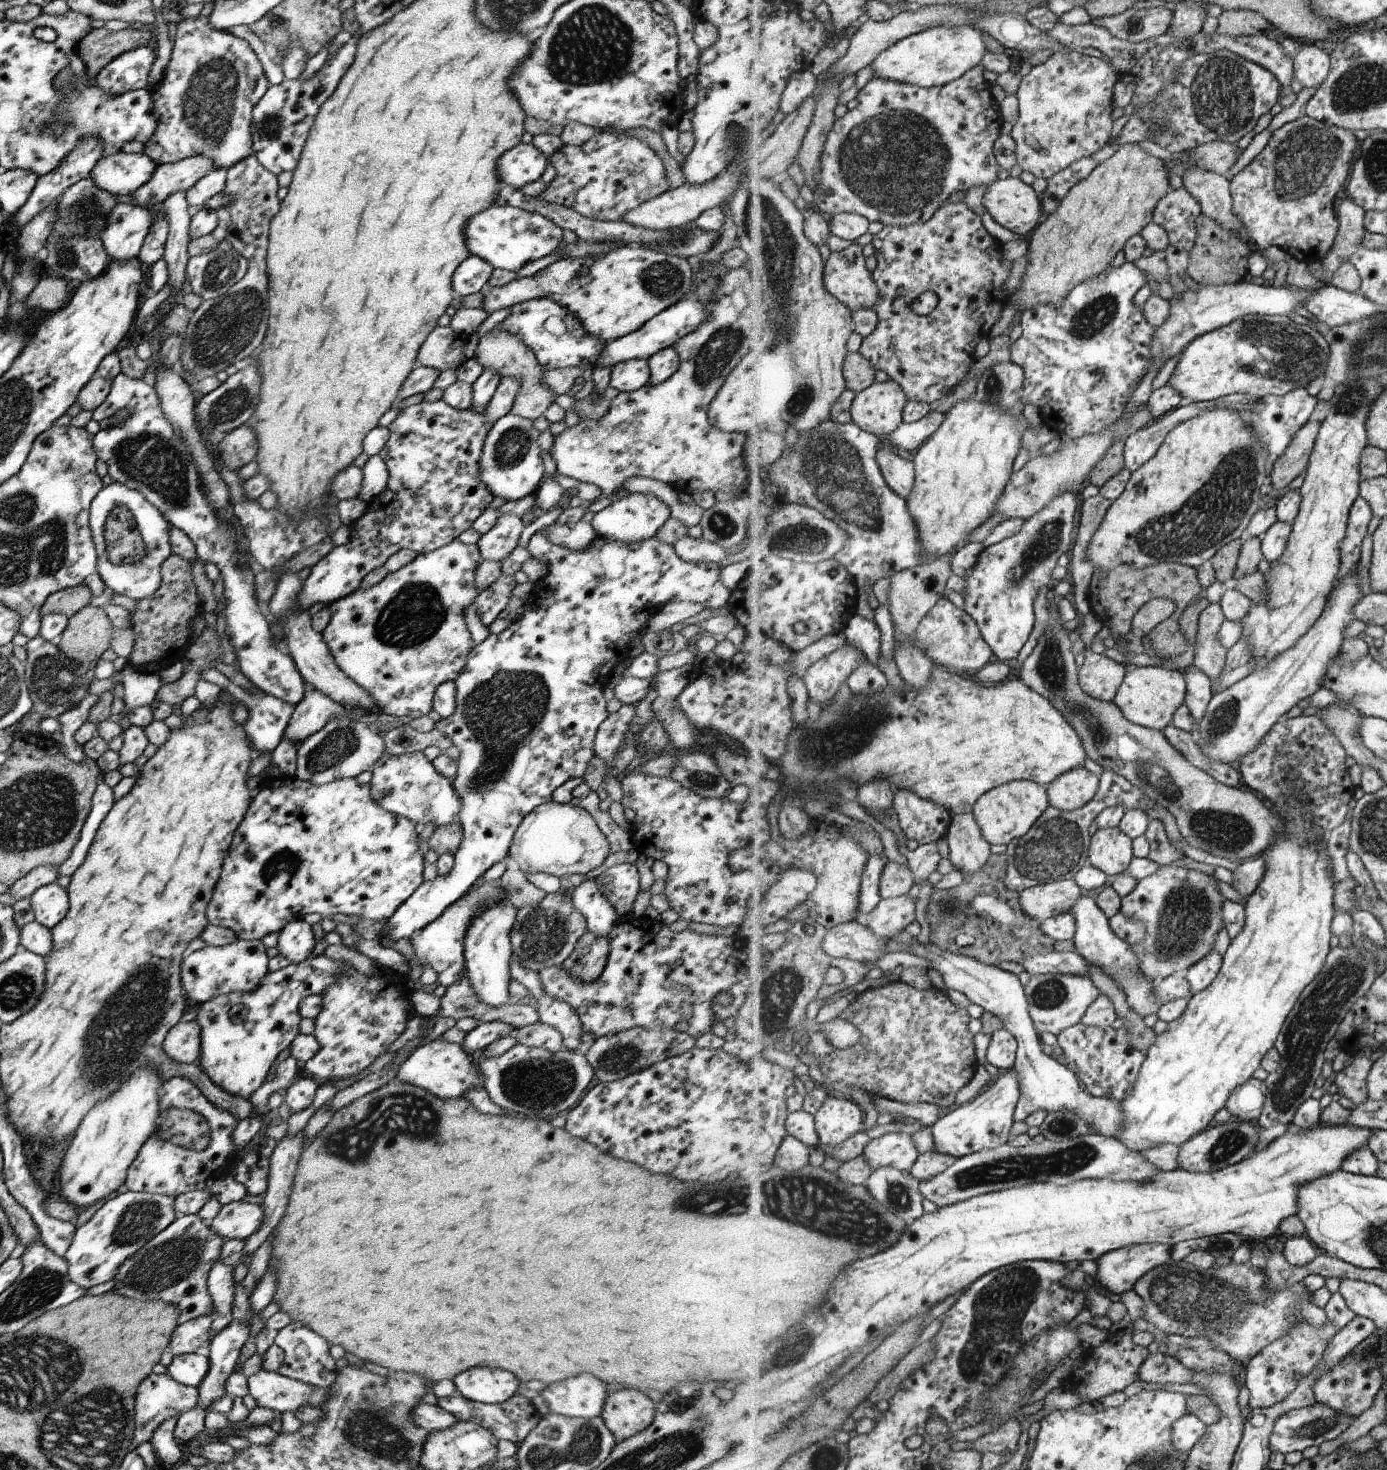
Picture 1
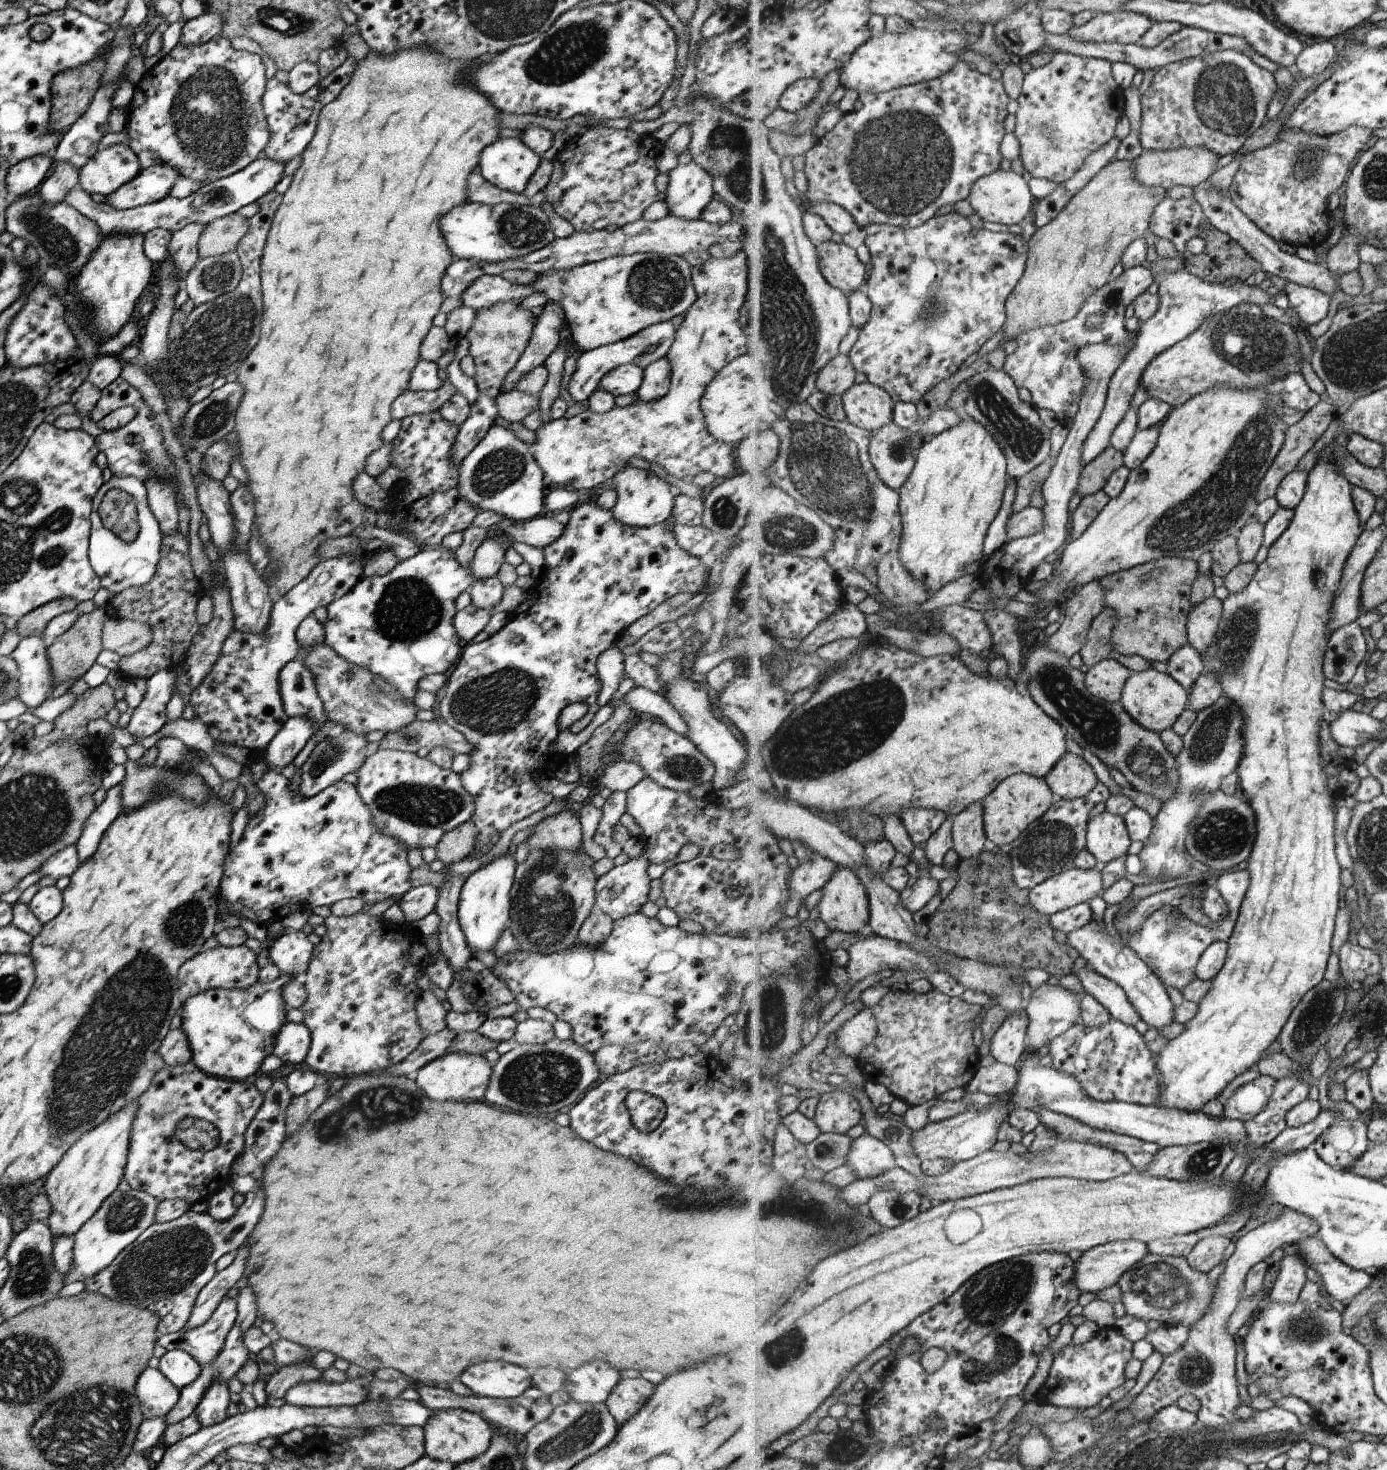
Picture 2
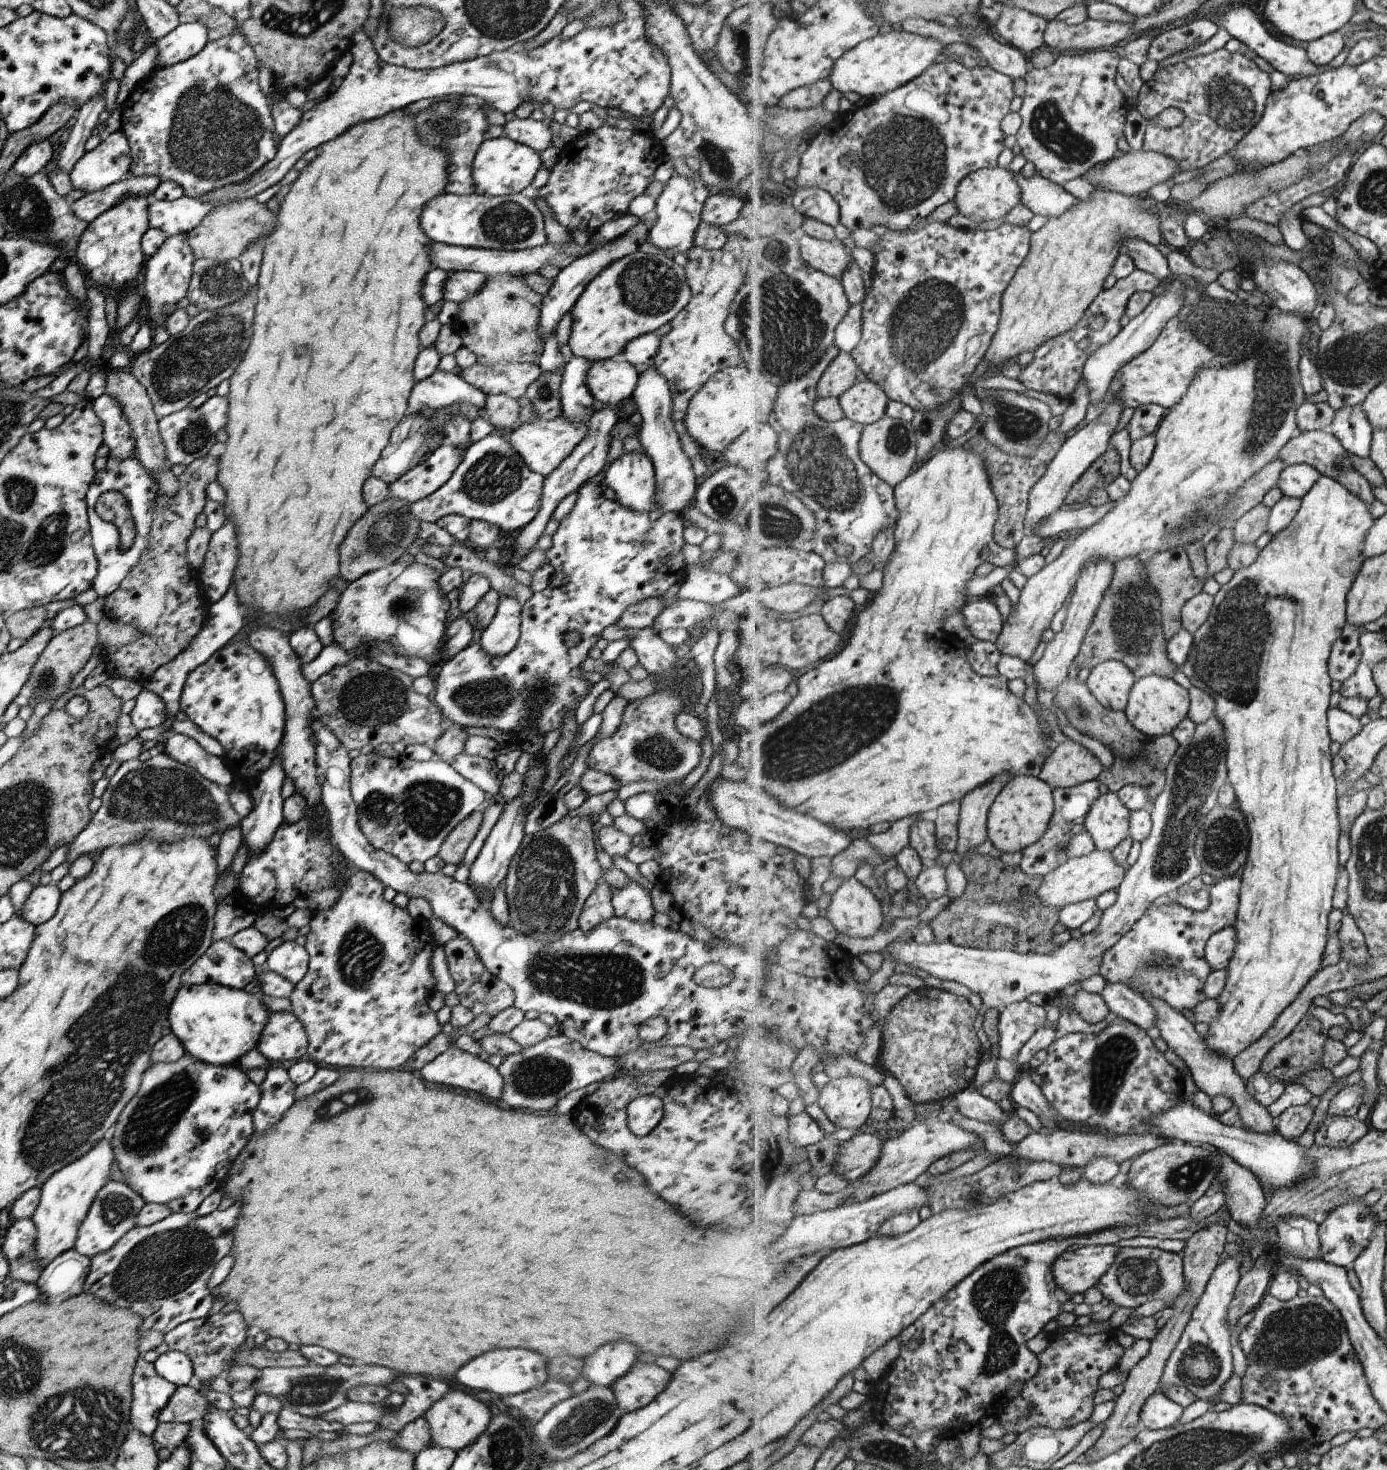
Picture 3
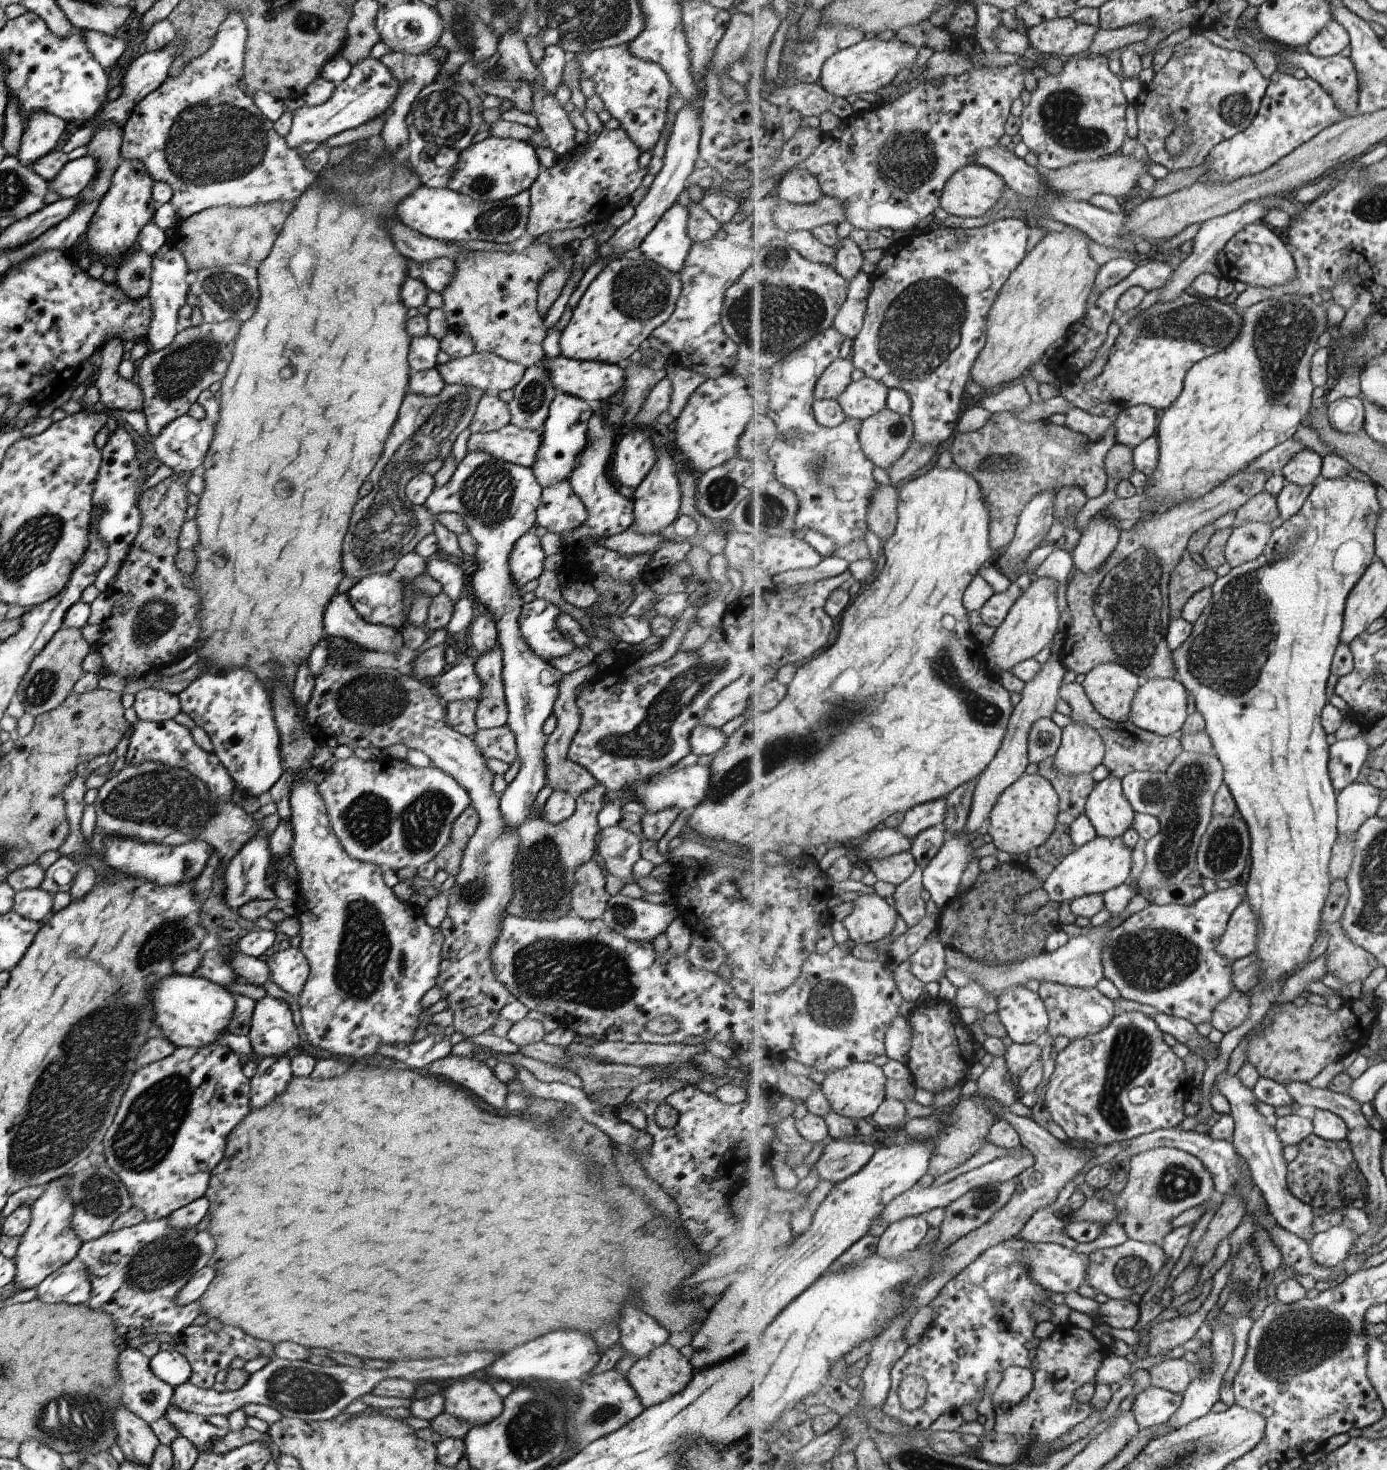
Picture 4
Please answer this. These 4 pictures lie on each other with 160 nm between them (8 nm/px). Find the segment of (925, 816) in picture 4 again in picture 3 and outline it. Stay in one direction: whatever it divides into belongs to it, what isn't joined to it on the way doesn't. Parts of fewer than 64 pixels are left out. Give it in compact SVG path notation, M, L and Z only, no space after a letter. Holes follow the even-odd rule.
M916 815L905 817L901 821L892 823L885 832L878 834L866 834L874 849L881 851L885 858L897 856L910 844L910 832L912 826L917 822Z

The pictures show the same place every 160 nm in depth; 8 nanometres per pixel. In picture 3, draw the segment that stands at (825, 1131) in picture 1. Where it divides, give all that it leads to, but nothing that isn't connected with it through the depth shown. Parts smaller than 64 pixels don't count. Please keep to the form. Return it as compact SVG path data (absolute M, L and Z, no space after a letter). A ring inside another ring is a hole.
M861 1077L830 1080L821 1090L817 1102L837 1128L857 1130L873 1112L873 1085Z

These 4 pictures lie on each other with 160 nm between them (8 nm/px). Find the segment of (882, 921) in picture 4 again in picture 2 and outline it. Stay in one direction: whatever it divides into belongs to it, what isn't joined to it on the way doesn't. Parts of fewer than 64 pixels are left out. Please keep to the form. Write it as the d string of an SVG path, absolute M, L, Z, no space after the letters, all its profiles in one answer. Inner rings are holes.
M838 866L838 871L824 886L822 892L823 896L817 906L821 920L831 931L859 934L868 930L871 918L870 895L853 869Z

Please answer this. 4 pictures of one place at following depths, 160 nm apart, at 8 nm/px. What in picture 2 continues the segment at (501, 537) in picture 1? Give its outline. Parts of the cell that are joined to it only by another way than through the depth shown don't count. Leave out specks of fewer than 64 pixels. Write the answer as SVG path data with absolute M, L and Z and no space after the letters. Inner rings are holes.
M490 534L477 547L473 558L468 566L468 571L473 577L473 582L495 577L499 566L503 563L505 550L497 539L492 539Z

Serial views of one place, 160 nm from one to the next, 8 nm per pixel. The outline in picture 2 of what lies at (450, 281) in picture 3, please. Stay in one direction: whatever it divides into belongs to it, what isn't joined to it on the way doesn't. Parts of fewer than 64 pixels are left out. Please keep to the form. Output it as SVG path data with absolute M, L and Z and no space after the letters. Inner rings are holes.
M653 253L614 256L564 271L547 271L542 275L537 275L530 285L514 285L508 283L501 275L483 273L465 287L459 298L463 305L475 311L489 308L498 302L521 300L535 291L543 292L547 301L559 304L565 317L565 326L570 331L570 338L581 352L633 337L639 330L663 321L669 321L673 316L683 314L696 299L696 292L690 279L690 266L687 261L685 262L677 255L664 257Z

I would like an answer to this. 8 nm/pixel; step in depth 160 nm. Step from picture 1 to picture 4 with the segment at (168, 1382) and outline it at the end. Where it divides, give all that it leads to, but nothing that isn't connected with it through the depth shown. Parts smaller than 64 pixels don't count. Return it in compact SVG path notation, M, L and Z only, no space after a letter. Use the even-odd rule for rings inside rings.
M127 1346L114 1360L116 1370L116 1383L114 1386L119 1395L119 1402L128 1411L131 1411L147 1424L164 1416L165 1409L170 1405L174 1391L172 1386L159 1380L149 1370L149 1359L150 1358L143 1356L141 1351Z

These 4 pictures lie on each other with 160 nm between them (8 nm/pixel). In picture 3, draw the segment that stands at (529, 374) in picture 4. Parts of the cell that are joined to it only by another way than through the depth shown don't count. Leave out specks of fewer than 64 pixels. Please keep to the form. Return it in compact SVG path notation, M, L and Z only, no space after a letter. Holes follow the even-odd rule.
M561 371L539 373L525 389L523 398L529 400L539 421L550 421L560 416L559 385Z

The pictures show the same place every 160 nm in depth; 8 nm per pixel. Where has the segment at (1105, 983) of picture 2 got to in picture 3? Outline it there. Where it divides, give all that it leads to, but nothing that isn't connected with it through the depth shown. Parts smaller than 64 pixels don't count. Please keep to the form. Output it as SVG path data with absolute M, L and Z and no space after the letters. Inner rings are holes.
M1107 983L1101 994L1106 998L1111 1012L1151 1030L1158 1026L1157 1009L1143 995L1135 992L1129 985L1123 983Z

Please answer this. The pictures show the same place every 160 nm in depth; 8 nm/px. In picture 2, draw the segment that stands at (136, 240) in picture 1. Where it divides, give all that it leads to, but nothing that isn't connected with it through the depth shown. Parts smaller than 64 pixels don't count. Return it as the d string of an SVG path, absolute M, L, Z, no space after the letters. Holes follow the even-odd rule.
M257 157L245 168L222 179L205 183L185 198L178 199L167 194L155 202L120 211L105 204L95 203L79 187L69 189L62 200L75 210L78 210L83 216L92 220L102 235L139 233L143 236L153 229L162 227L168 233L172 233L188 224L206 225L216 218L236 214L236 210L243 208L246 204L251 204L251 202L256 201L260 196L273 189L273 186L283 177L283 166L283 163L273 159Z

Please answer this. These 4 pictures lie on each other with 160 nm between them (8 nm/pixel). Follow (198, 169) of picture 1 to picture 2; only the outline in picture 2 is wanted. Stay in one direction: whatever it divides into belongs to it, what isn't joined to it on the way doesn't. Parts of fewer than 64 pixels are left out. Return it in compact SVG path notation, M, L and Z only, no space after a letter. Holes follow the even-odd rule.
M165 165L141 169L129 182L110 192L101 204L120 211L155 202L168 194L177 177L180 174Z

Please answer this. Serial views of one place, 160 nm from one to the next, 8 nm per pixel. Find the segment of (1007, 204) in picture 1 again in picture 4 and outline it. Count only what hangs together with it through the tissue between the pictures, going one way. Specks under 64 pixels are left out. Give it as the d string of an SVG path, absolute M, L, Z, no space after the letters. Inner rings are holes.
M973 164L964 166L950 178L941 196L941 208L953 216L973 217L983 216L986 210L991 210L999 198L1003 196L1006 180L990 168Z

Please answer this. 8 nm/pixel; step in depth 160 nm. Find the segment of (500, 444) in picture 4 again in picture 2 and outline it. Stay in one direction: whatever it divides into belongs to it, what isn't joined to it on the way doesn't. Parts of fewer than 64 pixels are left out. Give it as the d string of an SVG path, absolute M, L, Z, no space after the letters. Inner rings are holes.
M740 248L733 256L727 258L709 257L702 264L690 267L690 279L696 292L696 299L684 312L683 320L678 325L673 342L664 356L670 372L668 392L656 401L643 402L637 398L629 406L613 407L606 413L594 413L587 409L570 418L561 417L540 424L534 432L534 441L527 446L545 476L546 483L553 482L557 486L574 491L579 488L587 490L599 482L608 482L615 473L627 466L626 460L632 455L644 458L649 463L653 461L661 465L669 476L684 480L689 480L695 474L705 471L711 472L717 478L726 479L739 471L734 462L734 446L715 440L707 432L699 408L699 399L706 384L720 368L761 343L753 341L751 332L741 328L738 323L738 314L745 293L749 289L746 254Z

